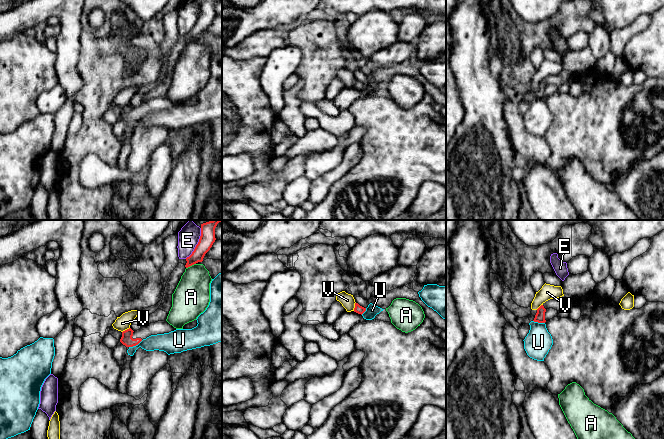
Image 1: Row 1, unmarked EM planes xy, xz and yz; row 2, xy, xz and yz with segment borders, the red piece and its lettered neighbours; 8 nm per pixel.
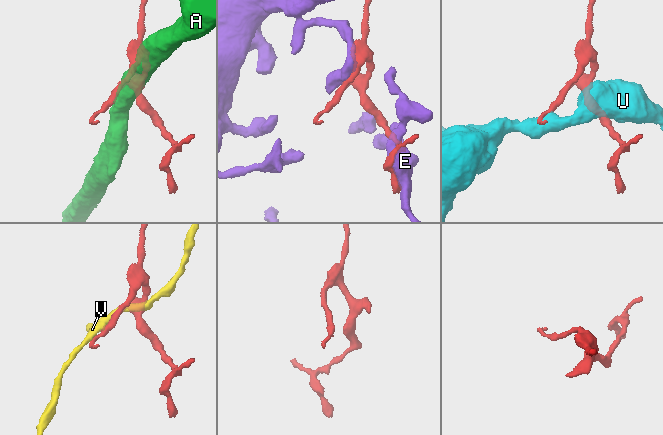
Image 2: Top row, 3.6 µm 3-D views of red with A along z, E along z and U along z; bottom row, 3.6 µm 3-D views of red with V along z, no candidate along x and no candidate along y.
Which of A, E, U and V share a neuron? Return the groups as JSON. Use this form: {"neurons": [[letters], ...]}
{"neurons": [["A"], ["E"], ["U"], ["V"]]}

